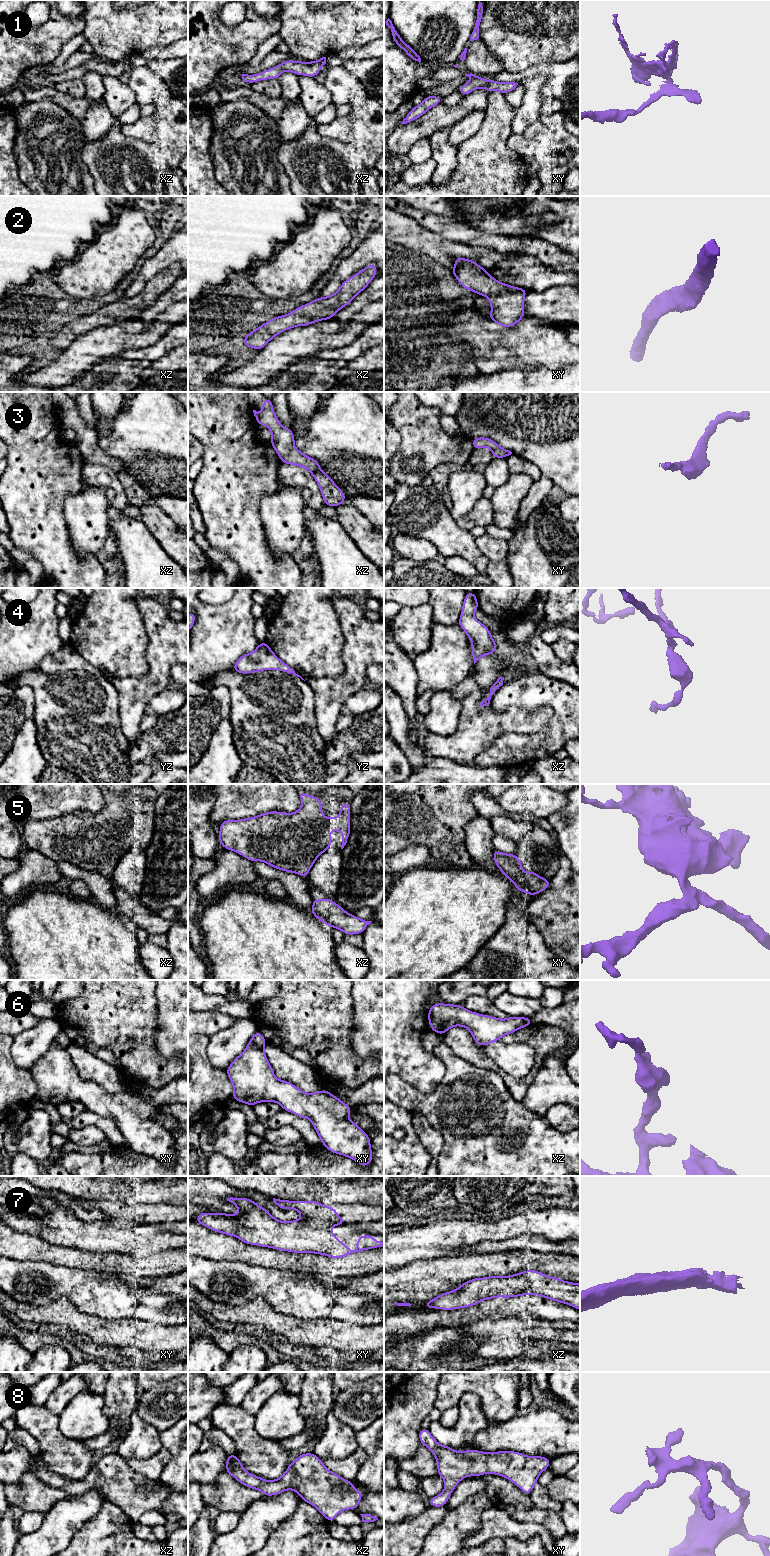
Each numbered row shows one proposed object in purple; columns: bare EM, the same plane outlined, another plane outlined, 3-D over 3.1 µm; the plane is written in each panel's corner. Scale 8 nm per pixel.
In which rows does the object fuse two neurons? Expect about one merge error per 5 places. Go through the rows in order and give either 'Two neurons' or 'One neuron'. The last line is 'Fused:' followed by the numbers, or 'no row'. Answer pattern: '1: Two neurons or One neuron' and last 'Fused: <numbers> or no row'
1: One neuron
2: One neuron
3: One neuron
4: One neuron
5: One neuron
6: One neuron
7: One neuron
8: One neuron
Fused: no row

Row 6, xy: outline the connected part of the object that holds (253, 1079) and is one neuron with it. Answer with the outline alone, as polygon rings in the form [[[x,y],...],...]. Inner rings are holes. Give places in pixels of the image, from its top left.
[[[257,1030],[245,1050],[227,1068],[233,1084],[232,1097],[250,1106],[266,1101],[278,1103],[282,1109],[309,1119],[329,1151],[368,1166],[373,1157],[371,1141],[348,1118],[352,1107],[327,1090],[305,1093],[294,1084],[277,1079],[265,1055],[265,1045],[265,1038]]]

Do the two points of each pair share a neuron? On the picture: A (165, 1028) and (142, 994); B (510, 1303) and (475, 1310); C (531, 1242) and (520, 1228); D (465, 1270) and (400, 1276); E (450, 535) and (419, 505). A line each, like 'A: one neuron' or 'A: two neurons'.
A: two neurons
B: one neuron
C: two neurons
D: one neuron
E: one neuron

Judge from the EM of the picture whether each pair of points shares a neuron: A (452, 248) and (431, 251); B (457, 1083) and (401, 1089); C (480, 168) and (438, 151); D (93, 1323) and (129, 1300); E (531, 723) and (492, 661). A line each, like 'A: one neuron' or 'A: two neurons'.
A: one neuron
B: one neuron
C: two neurons
D: two neurons
E: two neurons

